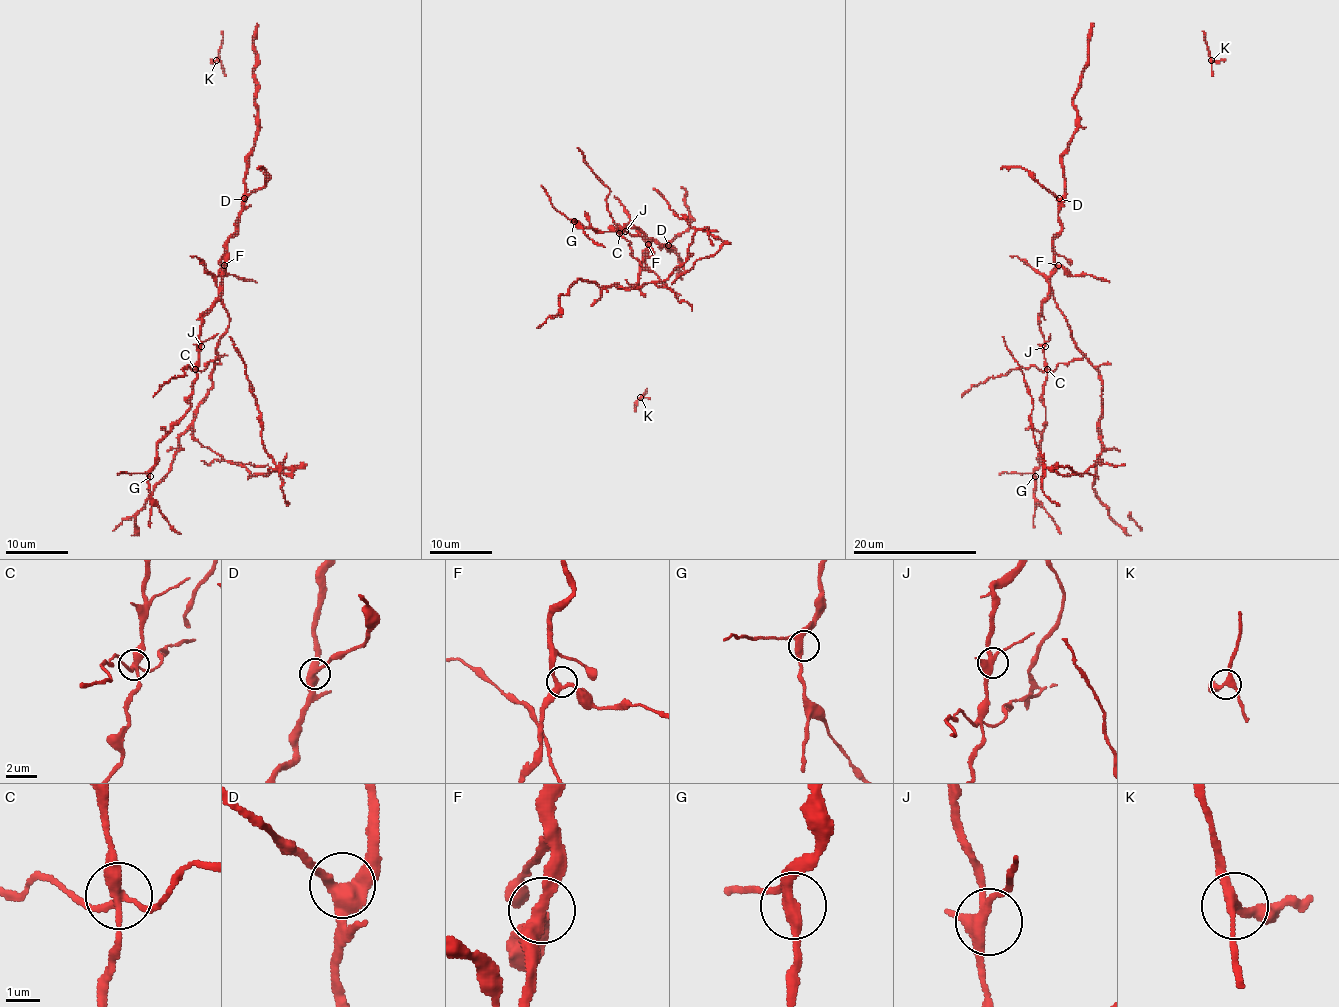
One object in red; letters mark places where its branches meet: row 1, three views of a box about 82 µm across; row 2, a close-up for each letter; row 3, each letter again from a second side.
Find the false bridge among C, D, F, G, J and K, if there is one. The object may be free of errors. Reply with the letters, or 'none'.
C

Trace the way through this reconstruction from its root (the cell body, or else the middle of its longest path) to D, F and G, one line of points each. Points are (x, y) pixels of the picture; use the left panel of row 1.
D: (220, 296), (226, 242), (237, 231), (237, 220), (244, 198)
F: (220, 296), (221, 268), (224, 265)
G: (220, 296), (201, 318), (199, 358), (189, 411), (158, 444), (156, 465), (150, 476)

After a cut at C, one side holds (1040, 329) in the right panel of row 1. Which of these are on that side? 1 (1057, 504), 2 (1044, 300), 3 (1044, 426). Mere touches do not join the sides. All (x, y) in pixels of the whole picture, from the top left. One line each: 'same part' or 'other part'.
1: other part
2: same part
3: same part

